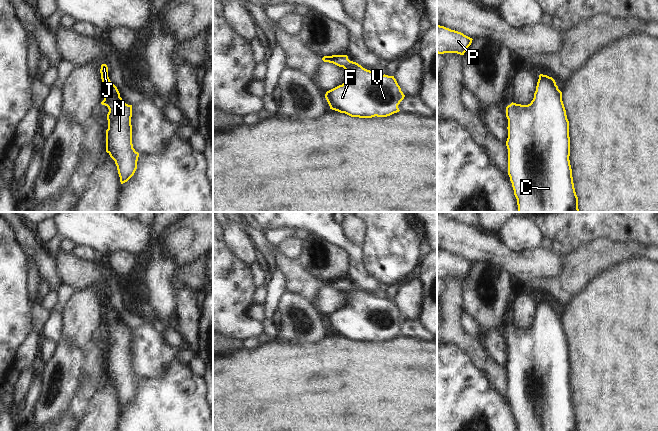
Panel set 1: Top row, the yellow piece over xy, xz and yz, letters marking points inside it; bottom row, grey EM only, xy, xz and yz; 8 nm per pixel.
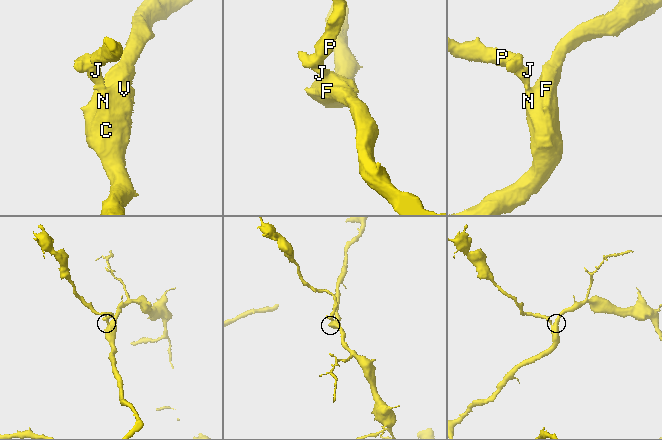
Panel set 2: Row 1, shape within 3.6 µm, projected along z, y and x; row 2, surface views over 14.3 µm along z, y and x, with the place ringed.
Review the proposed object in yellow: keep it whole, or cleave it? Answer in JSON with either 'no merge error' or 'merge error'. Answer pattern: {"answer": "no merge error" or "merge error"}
{"answer": "no merge error"}

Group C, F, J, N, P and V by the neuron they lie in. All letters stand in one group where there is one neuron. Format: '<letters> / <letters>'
C F J N P V

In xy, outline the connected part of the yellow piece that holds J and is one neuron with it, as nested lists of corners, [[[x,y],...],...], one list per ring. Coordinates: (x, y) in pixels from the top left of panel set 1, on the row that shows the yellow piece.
[[[106,64],[101,65],[100,69],[102,79],[102,96],[104,100],[102,105],[108,107],[107,114],[108,129],[106,130],[106,152],[115,161],[121,184],[127,182],[137,169],[139,153],[135,151],[132,144],[132,105],[126,104],[120,97],[117,87],[108,77],[108,67]]]

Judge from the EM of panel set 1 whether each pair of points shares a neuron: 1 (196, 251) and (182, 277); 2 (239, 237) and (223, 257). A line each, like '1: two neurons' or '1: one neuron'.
1: two neurons
2: two neurons

